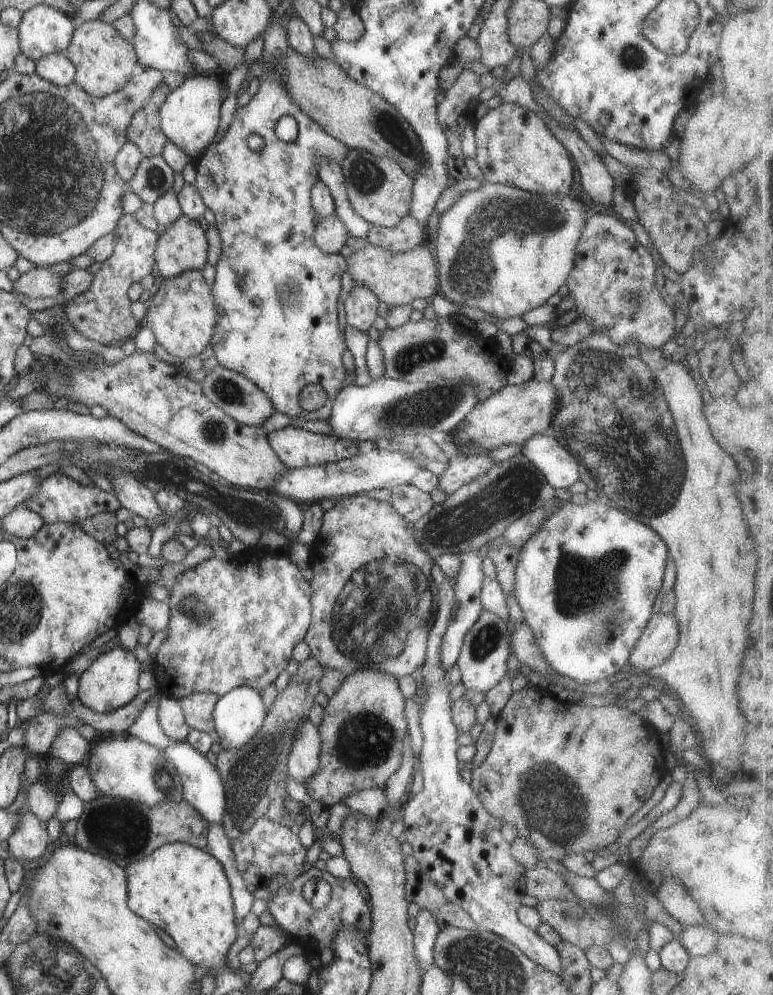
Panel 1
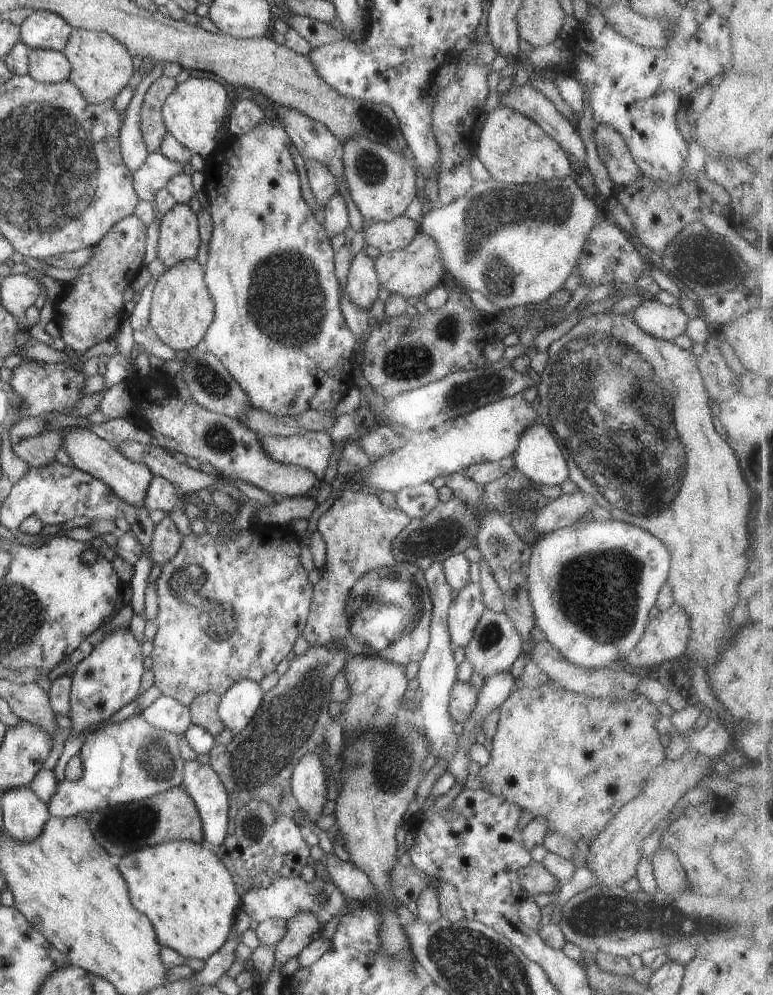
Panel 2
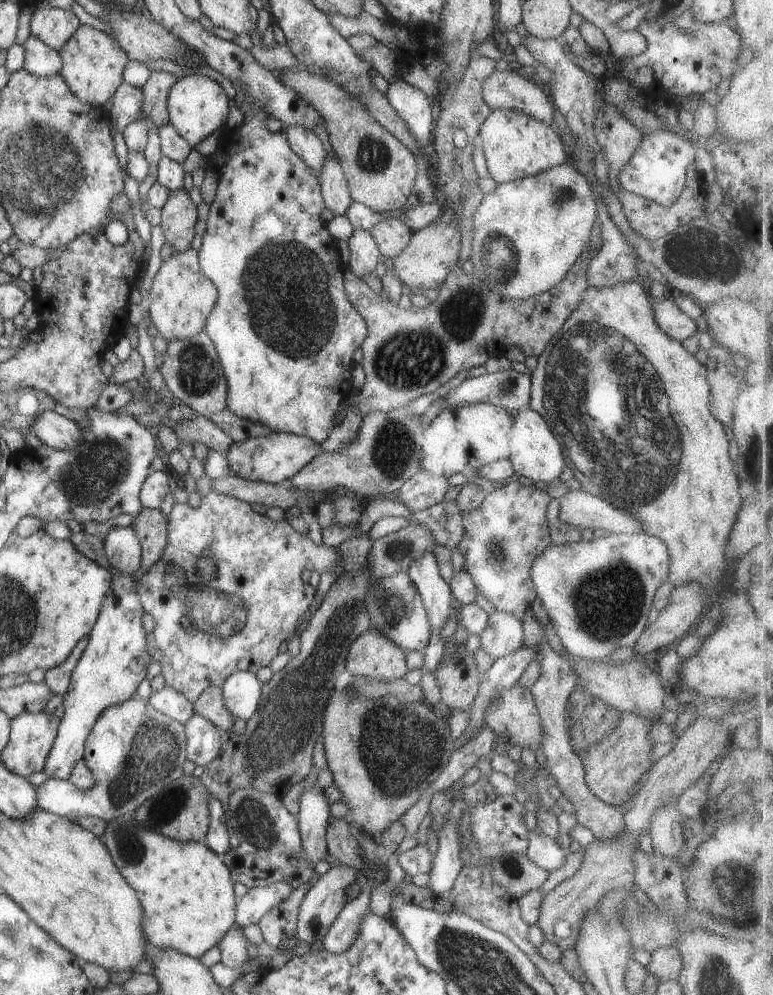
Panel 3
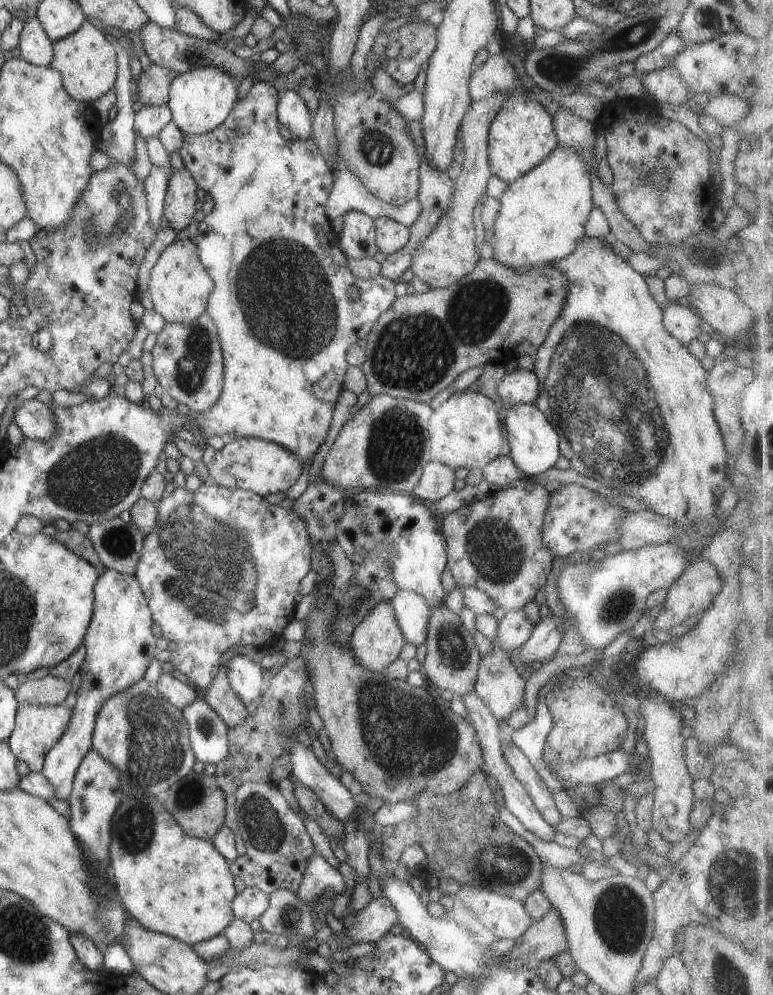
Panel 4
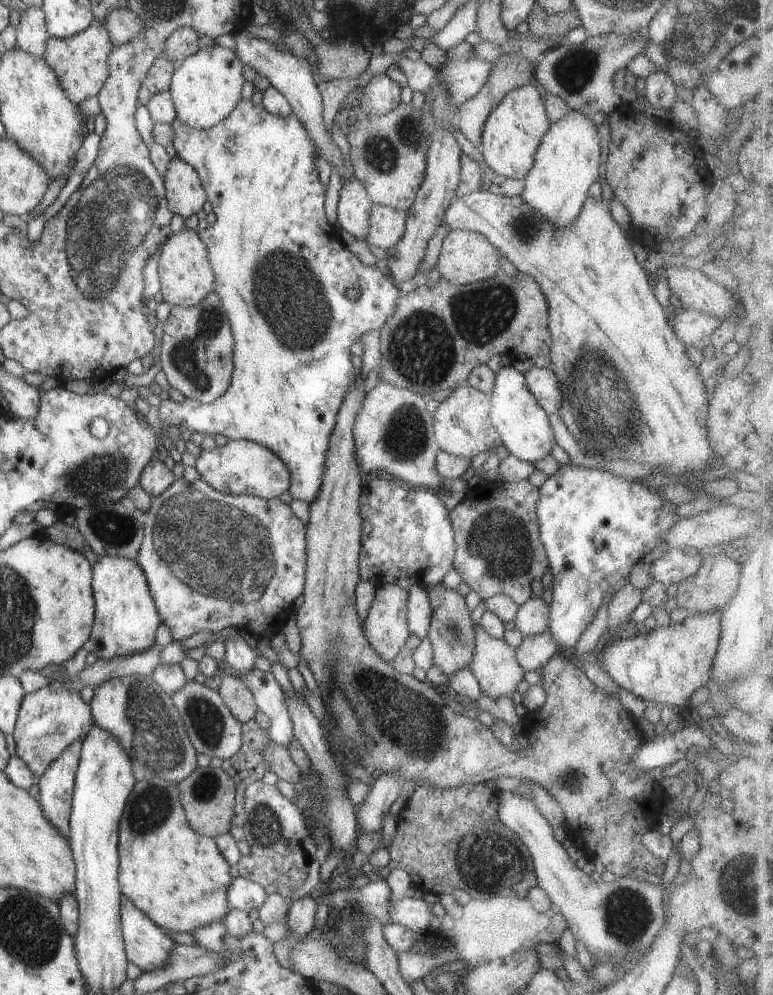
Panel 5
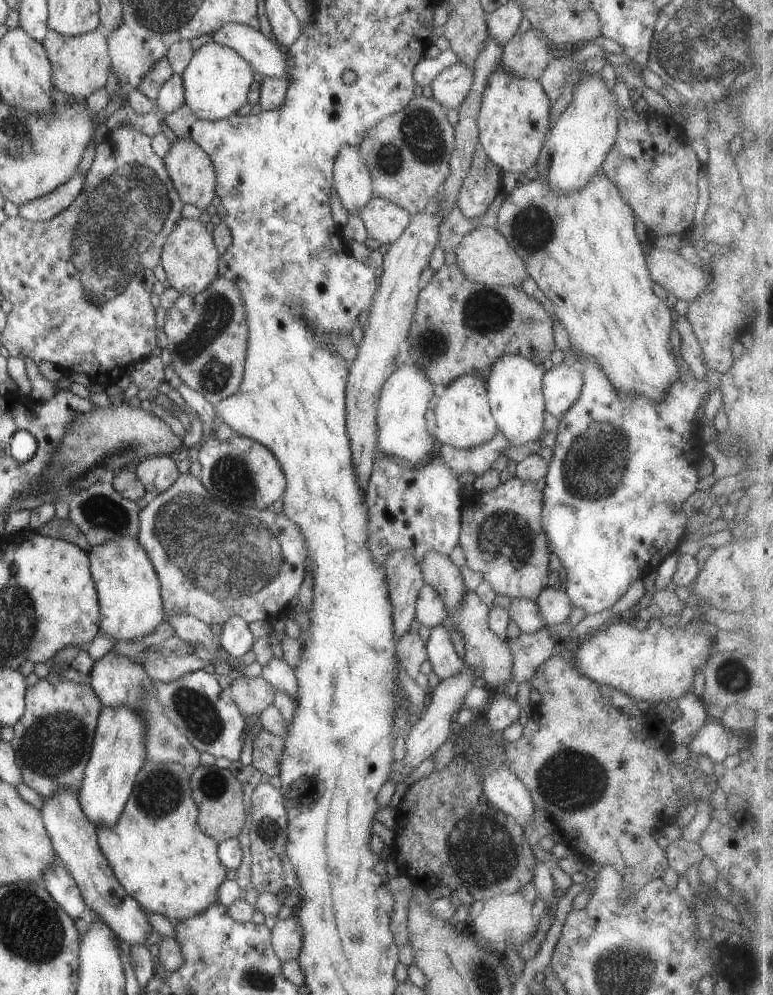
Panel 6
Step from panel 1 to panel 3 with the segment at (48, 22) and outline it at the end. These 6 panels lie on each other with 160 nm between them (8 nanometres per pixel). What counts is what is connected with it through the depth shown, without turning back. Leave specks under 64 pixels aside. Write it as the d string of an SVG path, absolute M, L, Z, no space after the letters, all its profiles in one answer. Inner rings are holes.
M37 5L30 19L30 35L58 51L80 25L72 11Z

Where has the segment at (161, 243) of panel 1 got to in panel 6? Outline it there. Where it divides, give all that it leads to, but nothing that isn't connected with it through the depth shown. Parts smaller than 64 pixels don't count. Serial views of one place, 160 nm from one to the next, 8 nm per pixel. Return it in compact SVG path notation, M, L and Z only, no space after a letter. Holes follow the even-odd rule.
M176 138L162 158L183 204L205 210L216 195L216 174L209 157L186 138Z

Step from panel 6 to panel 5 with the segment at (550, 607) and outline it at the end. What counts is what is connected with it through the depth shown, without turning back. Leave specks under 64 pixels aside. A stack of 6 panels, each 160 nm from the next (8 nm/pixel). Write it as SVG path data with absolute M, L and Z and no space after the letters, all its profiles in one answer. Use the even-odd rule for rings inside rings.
M531 595L525 602L518 605L510 627L520 632L522 637L539 634L545 631L547 614L549 614L549 605L541 597L536 598Z

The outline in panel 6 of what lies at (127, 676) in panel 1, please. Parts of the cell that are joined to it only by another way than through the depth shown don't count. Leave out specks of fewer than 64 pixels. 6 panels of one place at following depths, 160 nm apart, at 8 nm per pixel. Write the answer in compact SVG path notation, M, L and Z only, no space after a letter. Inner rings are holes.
M129 535L116 536L91 546L87 553L98 598L99 635L111 636L117 642L134 641L149 634L163 620L164 610L155 569L139 541ZM60 789L56 795L43 802L40 813L52 849L57 860L75 881L83 897L86 910L90 909L96 912L116 937L123 939L130 946L144 944L145 936L152 928L147 922L141 906L125 892L111 870L110 864L100 851L96 839L96 828L82 813L77 791Z

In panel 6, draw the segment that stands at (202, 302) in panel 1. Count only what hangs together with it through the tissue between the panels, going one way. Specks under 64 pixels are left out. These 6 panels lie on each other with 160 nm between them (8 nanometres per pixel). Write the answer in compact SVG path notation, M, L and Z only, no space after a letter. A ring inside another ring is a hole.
M181 217L173 230L165 237L160 264L166 273L169 284L181 293L197 294L209 286L218 273L217 250L213 245L213 237L199 219L192 220Z

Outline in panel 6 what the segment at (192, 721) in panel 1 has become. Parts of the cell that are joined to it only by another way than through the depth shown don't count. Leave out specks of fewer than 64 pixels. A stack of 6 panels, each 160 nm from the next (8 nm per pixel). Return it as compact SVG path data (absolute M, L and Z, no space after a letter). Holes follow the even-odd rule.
M262 675L256 677L237 677L227 690L237 710L244 716L259 716L273 702L274 688Z

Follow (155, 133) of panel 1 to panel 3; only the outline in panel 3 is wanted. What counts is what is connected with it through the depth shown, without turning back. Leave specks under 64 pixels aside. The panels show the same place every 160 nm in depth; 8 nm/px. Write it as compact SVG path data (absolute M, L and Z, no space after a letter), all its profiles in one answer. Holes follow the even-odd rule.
M151 71L142 89L142 112L156 127L168 123L166 100L169 89L178 78L164 71Z

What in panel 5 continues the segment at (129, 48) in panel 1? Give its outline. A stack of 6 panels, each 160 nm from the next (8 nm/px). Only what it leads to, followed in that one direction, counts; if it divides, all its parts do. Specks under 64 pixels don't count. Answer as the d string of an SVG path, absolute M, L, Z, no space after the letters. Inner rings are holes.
M92 23L85 30L70 37L48 37L42 57L57 75L66 97L77 104L86 96L99 92L109 74L108 54L112 47L106 28L101 24Z

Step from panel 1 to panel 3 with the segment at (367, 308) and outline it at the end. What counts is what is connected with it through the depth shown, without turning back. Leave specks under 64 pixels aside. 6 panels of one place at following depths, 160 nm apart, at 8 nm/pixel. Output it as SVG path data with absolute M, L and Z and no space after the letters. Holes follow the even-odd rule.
M365 229L353 230L346 240L349 249L347 266L349 270L362 280L362 276L374 270L379 258L379 249L370 232Z

